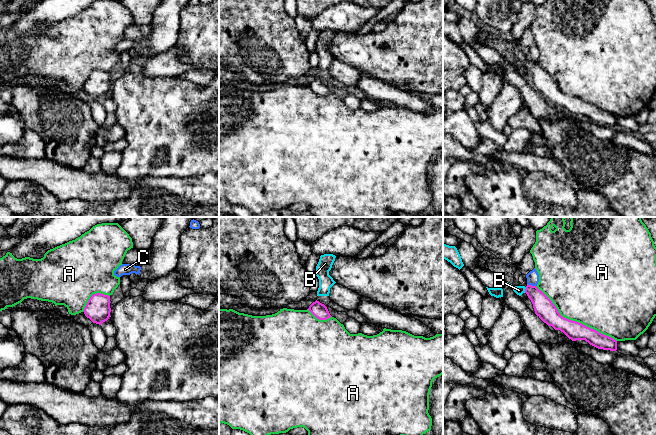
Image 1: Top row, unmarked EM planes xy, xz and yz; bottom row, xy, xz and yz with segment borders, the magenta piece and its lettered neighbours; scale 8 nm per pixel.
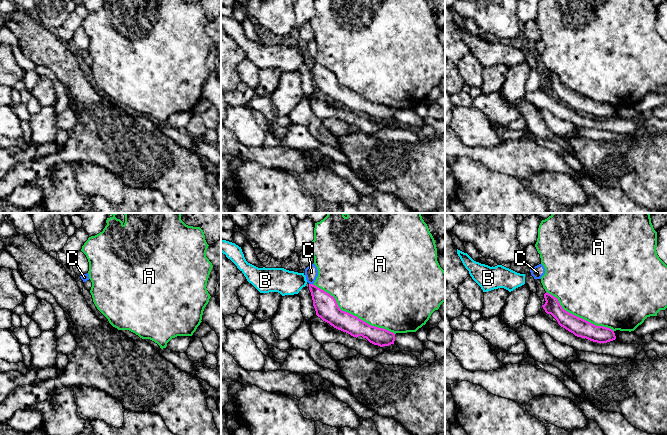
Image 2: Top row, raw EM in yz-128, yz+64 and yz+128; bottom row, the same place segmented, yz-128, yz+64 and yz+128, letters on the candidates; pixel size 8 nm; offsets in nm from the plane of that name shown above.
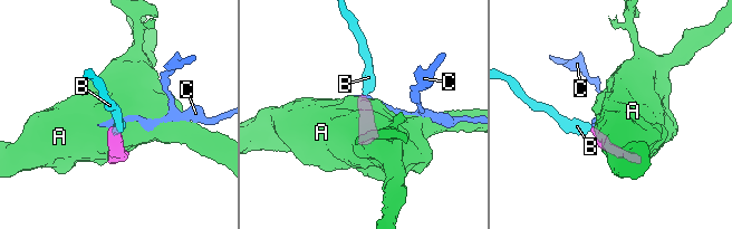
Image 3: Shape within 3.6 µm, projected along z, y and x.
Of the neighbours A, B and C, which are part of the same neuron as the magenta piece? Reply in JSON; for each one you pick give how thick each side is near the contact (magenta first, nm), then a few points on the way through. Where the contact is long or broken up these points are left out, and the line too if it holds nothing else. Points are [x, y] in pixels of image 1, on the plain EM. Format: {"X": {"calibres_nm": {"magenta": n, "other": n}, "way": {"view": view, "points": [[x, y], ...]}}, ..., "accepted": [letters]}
{"B": {"calibres_nm": {"magenta": 160, "other": 80}, "way": {"view": "yz", "points": [[544, 84], [525, 66], [519, 66]]}}, "accepted": ["B"]}

